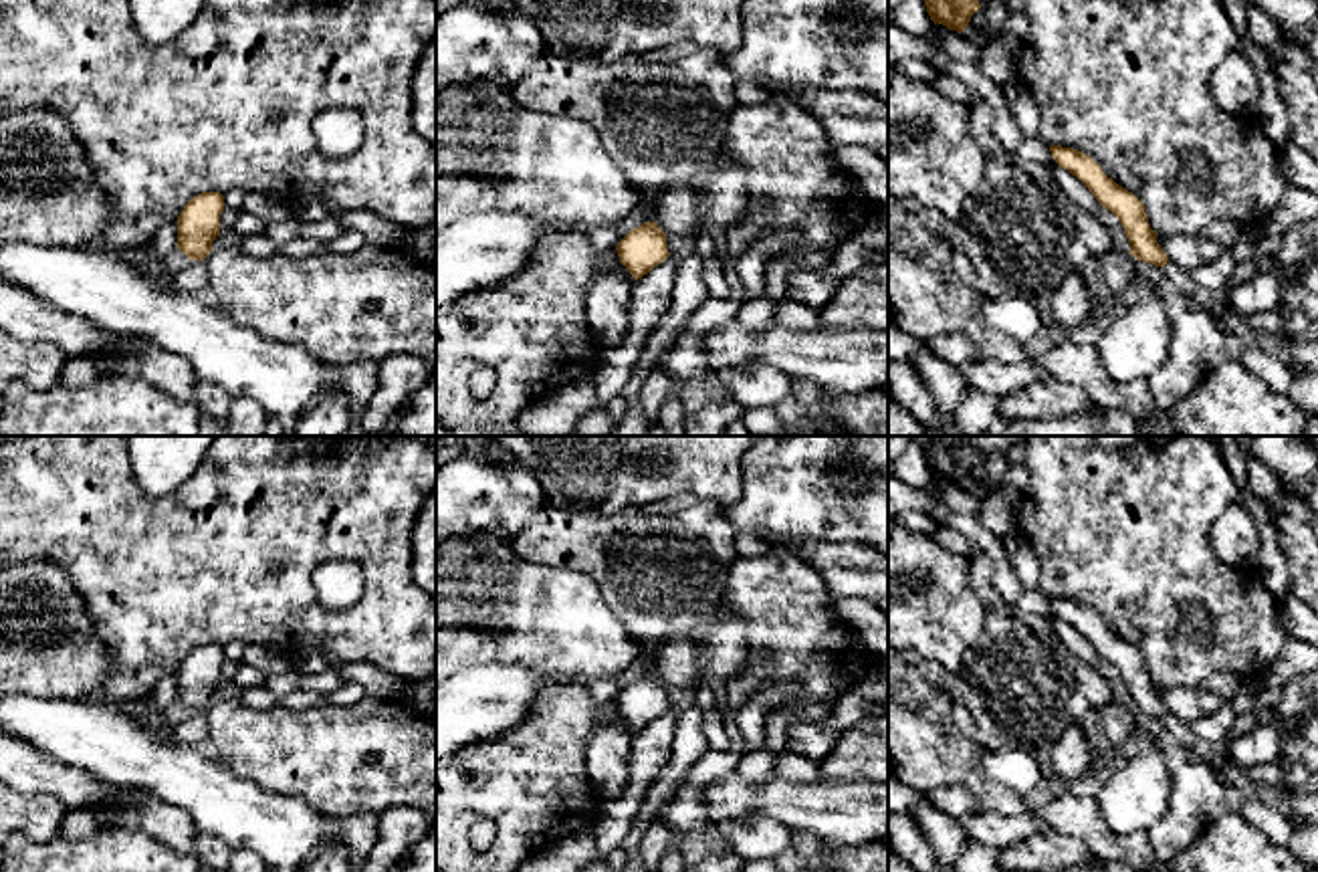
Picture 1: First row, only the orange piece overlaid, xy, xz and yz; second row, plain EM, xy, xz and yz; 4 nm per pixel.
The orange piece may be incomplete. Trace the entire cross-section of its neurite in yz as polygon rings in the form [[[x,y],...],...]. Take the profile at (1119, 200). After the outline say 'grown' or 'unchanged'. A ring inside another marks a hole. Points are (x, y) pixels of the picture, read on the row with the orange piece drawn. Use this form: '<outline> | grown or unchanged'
[[[1050,145],[1050,151],[1060,168],[1076,176],[1102,208],[1110,210],[1120,220],[1130,244],[1128,252],[1136,260],[1161,268],[1169,264],[1169,256],[1157,242],[1157,232],[1148,224],[1144,204],[1132,192],[1118,186],[1090,155],[1078,149]]] | unchanged

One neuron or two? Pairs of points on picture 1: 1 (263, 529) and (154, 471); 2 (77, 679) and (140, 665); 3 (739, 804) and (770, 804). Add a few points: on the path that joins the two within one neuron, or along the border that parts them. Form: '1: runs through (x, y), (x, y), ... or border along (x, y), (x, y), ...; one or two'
1: border along (204, 457), (160, 497), (134, 479); two
2: border along (93, 628), (105, 646), (110, 667), (95, 701); two
3: runs through (747, 804), (761, 804); one

